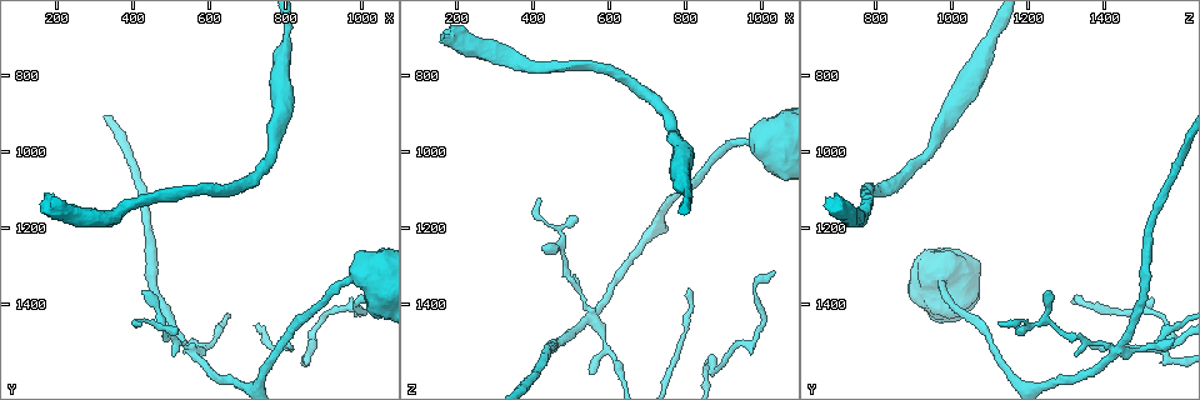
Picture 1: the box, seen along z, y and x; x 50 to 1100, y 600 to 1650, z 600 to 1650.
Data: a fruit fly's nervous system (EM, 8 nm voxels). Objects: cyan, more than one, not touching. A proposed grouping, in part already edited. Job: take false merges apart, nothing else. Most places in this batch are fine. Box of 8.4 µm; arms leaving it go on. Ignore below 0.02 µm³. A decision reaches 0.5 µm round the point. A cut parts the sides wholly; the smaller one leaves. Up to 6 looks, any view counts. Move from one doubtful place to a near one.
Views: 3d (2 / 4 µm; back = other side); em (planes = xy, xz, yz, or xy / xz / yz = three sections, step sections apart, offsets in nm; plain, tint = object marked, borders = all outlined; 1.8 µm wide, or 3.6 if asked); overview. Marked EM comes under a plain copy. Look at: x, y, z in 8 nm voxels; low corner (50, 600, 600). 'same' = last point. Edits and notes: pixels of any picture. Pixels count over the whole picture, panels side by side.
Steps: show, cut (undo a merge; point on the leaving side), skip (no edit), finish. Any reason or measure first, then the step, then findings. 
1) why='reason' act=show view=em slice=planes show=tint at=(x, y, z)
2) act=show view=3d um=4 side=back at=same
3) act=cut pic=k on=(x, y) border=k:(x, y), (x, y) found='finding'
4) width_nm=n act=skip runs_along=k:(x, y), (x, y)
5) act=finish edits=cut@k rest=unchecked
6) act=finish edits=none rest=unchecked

act=show view=3d um=4 at=(200, 1150, 705)

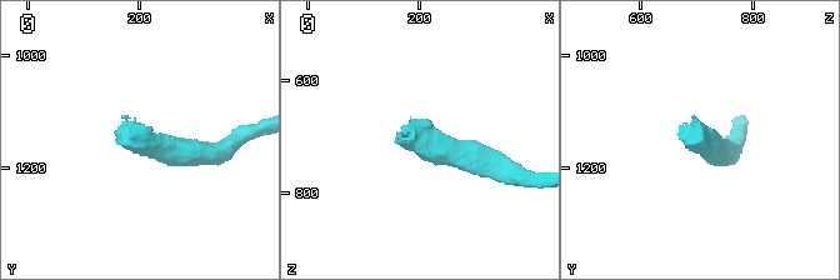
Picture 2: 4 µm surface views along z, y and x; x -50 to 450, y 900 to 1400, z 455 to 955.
act=show view=em slice=xy step=16 show=tint at=(195, 1155, 710)

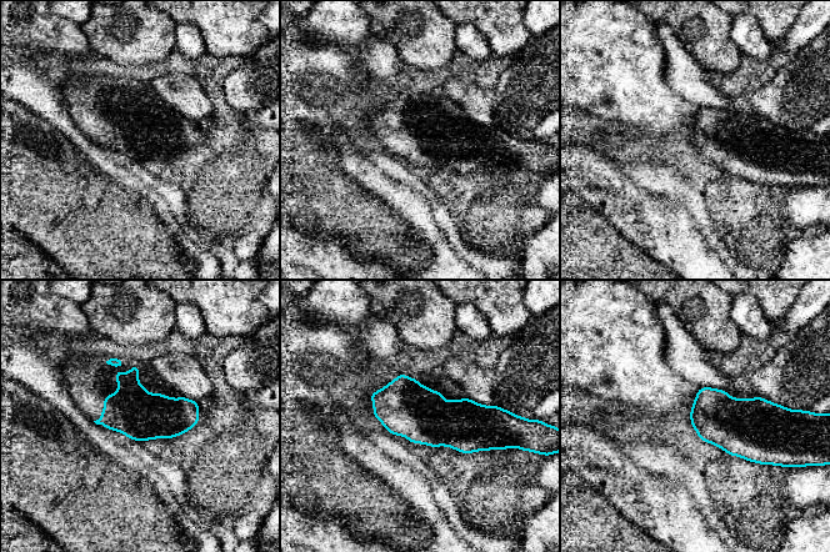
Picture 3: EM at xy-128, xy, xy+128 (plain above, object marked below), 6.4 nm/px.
act=skip found='all the same neuron'

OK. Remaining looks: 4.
act=show view=em slice=planes show=tint at=(875, 1465, 1580)

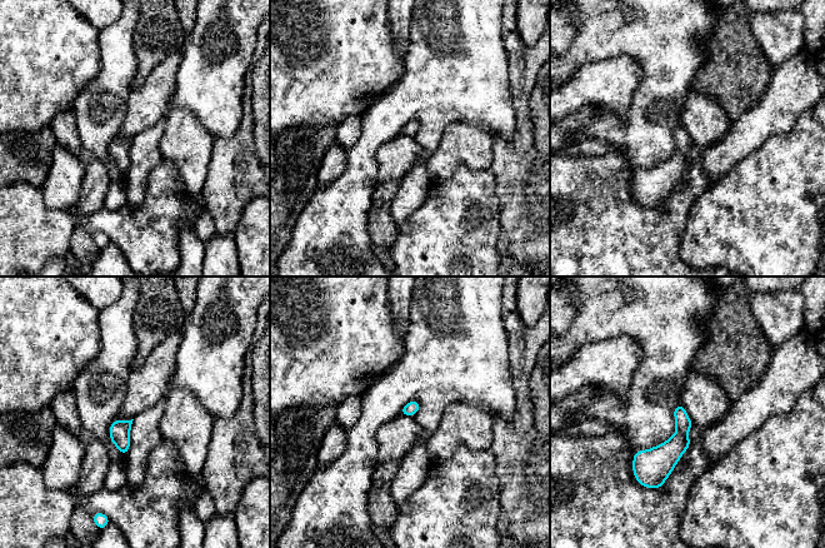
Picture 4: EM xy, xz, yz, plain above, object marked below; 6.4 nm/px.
act=skip found='all the same neuron'

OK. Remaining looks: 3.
why='four arms meet' act=show view=em slice=yz step=4 show=tint at=(550, 1525, 1425)

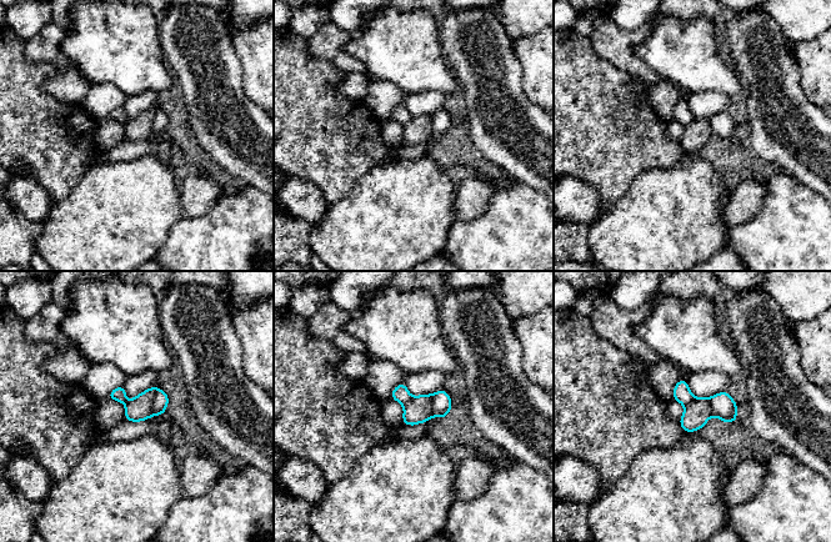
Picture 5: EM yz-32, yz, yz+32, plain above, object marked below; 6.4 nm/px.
act=show view=em slice=planes show=borders at=same

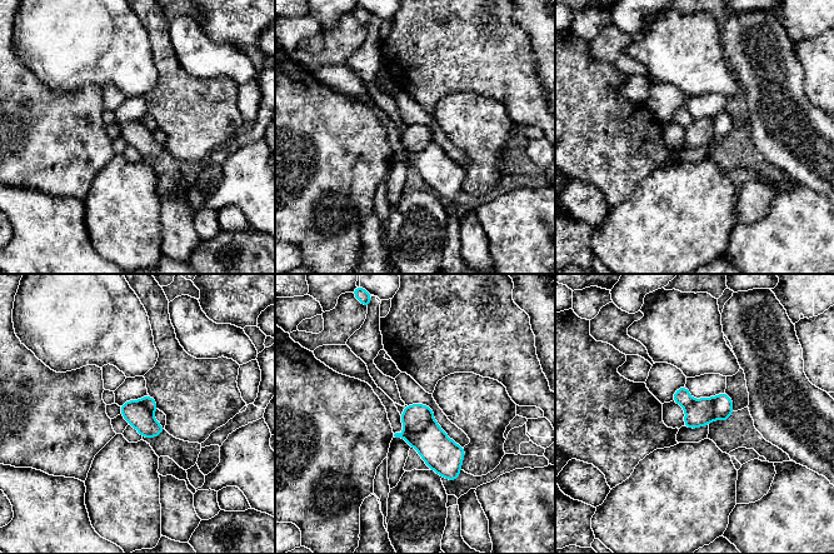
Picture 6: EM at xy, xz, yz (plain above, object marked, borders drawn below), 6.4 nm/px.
act=cut pic=6 on=(443, 455) found='two neurons meet here'

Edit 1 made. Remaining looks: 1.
act=finish edits=cut@6 rest=unchecked

